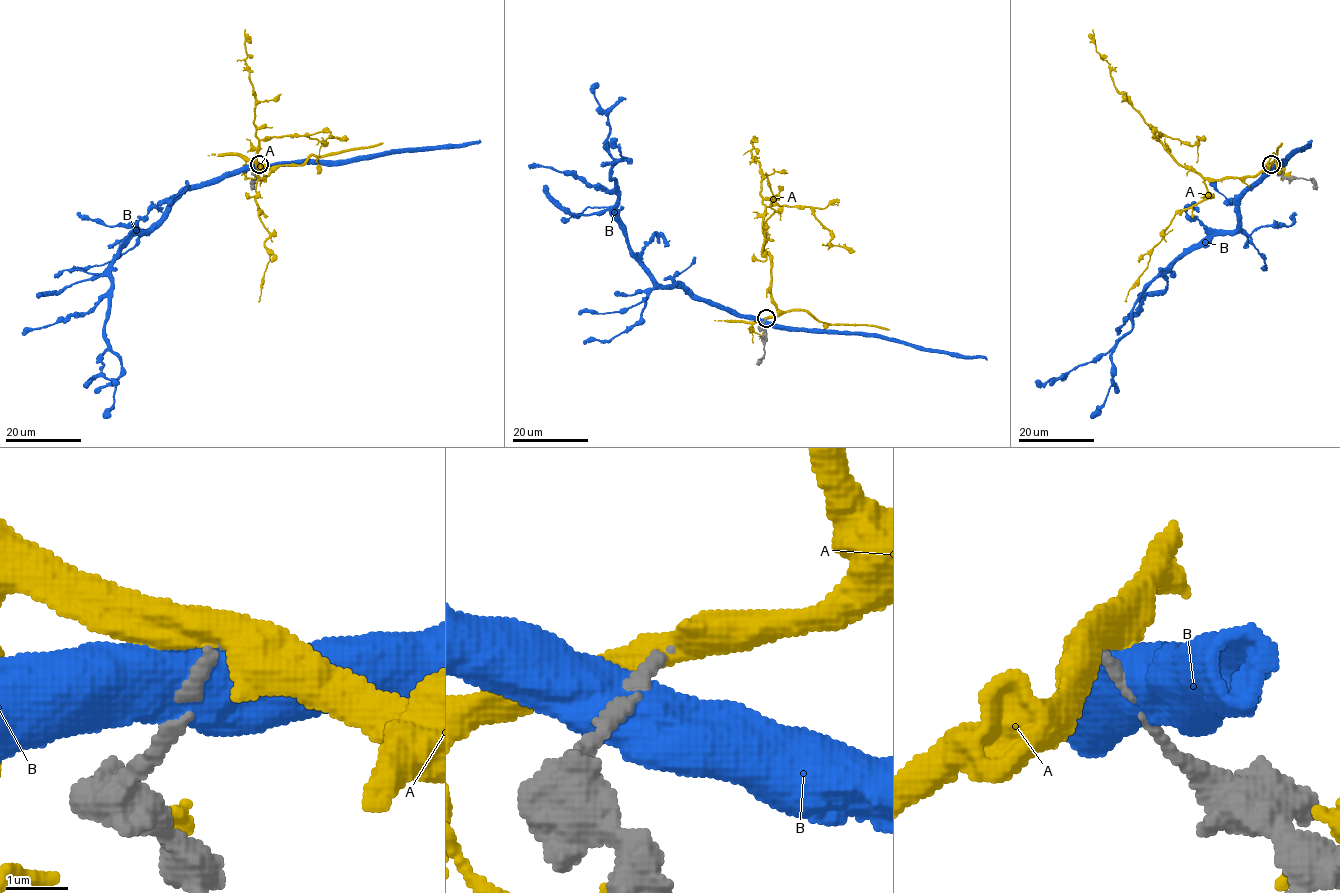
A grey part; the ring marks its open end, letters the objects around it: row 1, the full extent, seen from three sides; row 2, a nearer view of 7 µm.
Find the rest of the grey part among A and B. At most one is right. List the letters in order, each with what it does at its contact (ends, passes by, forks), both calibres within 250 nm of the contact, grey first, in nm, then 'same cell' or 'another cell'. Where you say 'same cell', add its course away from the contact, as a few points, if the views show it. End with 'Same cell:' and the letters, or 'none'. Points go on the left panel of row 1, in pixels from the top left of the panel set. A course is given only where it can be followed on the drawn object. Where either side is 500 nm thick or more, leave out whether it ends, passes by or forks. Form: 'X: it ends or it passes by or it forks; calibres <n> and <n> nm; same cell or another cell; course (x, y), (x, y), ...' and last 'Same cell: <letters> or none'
A: calibres 200 and 550 nm; another cell
B: calibres 240 and 900 nm; another cell
Same cell: none

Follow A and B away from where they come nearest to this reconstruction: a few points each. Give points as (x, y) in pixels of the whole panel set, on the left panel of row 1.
A: (260, 164), (270, 170), (264, 179), (258, 176), (258, 139), (253, 122), (255, 93), (245, 60), (245, 29)
B: (258, 167), (187, 189), (120, 249), (111, 272), (107, 347), (91, 380)

